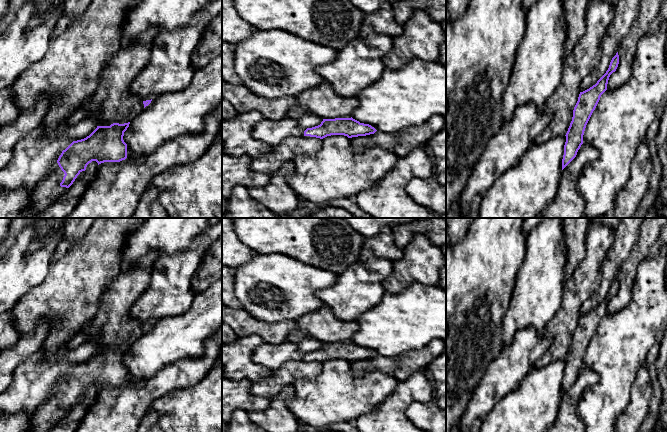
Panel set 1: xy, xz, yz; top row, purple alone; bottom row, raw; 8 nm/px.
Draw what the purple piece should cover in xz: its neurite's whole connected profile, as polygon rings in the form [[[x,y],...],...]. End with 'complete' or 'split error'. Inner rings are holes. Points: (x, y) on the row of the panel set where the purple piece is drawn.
[[[351,118],[323,119],[320,125],[307,128],[304,136],[323,139],[331,135],[344,135],[348,138],[374,134],[377,130],[369,124]]]; complete

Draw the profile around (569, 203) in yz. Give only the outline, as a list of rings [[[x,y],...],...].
[[[583,143],[576,157],[563,169],[555,199],[537,218],[584,218],[587,204],[579,193],[579,178],[584,168],[598,157],[599,151],[595,147]]]

